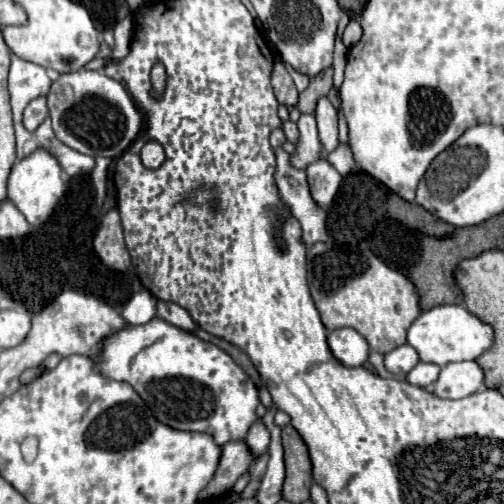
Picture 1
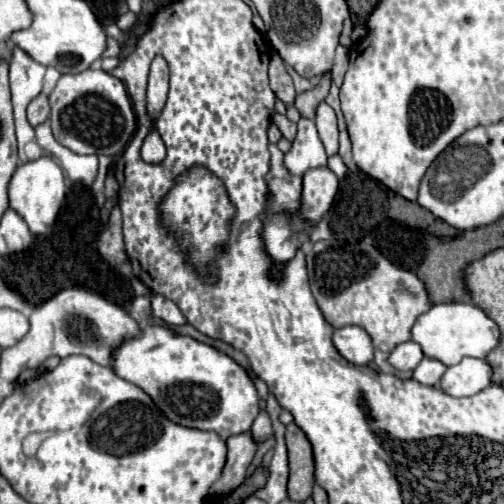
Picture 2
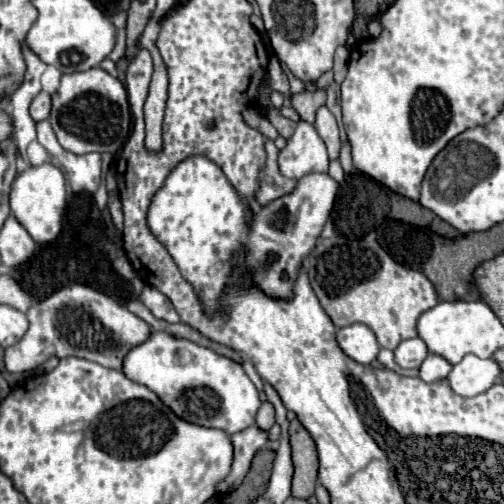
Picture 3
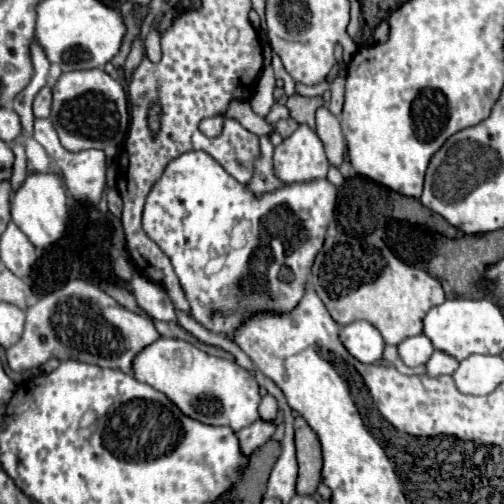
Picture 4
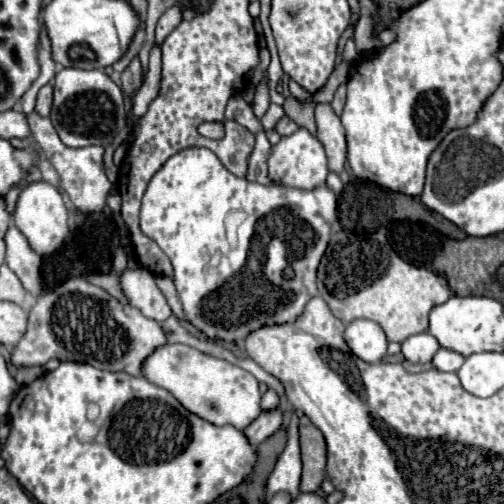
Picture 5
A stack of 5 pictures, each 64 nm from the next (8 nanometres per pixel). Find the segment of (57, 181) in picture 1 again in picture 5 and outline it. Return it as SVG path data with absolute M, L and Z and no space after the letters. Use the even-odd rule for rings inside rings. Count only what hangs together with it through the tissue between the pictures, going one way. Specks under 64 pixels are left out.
M32 182L20 192L20 198L14 210L14 226L26 236L28 244L32 246L36 254L50 256L52 252L58 252L70 232L68 210L66 210L62 194L48 182Z

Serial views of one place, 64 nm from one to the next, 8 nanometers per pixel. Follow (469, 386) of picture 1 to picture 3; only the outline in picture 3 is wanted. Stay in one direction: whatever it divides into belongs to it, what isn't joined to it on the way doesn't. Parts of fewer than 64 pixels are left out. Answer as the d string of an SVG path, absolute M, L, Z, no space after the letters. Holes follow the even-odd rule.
M464 356L460 364L448 374L450 386L460 396L478 396L492 388L500 378L502 368L494 358L478 358L478 356Z

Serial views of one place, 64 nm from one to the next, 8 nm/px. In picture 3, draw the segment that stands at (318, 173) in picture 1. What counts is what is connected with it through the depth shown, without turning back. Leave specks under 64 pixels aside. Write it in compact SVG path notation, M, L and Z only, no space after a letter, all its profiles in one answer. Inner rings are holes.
M198 154L184 158L166 176L162 188L150 202L148 228L166 246L184 280L192 284L192 288L196 290L206 316L214 318L218 314L226 314L222 296L228 290L228 286L232 286L236 276L244 276L250 282L250 286L256 286L266 296L272 296L276 300L292 298L294 282L300 274L302 262L318 242L318 236L332 212L336 192L338 184L328 174L308 174L296 182L296 188L290 194L284 194L268 206L264 206L262 210L254 212L242 202L242 198L232 188L224 172L212 160Z

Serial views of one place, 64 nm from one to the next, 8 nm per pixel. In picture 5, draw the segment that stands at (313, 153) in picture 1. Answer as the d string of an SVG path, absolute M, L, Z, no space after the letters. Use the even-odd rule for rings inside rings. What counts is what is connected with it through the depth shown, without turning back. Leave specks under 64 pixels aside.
M298 128L290 136L282 136L276 146L270 150L268 158L268 176L274 184L286 186L286 188L300 188L300 190L312 190L316 186L324 186L328 176L326 166L326 154L322 144L316 136L312 136L306 128Z

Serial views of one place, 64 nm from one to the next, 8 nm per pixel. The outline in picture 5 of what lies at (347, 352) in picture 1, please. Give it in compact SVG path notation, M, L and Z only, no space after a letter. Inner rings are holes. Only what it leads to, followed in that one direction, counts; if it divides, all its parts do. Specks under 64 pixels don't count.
M354 320L344 332L350 350L364 362L380 362L386 356L388 340L374 320Z

